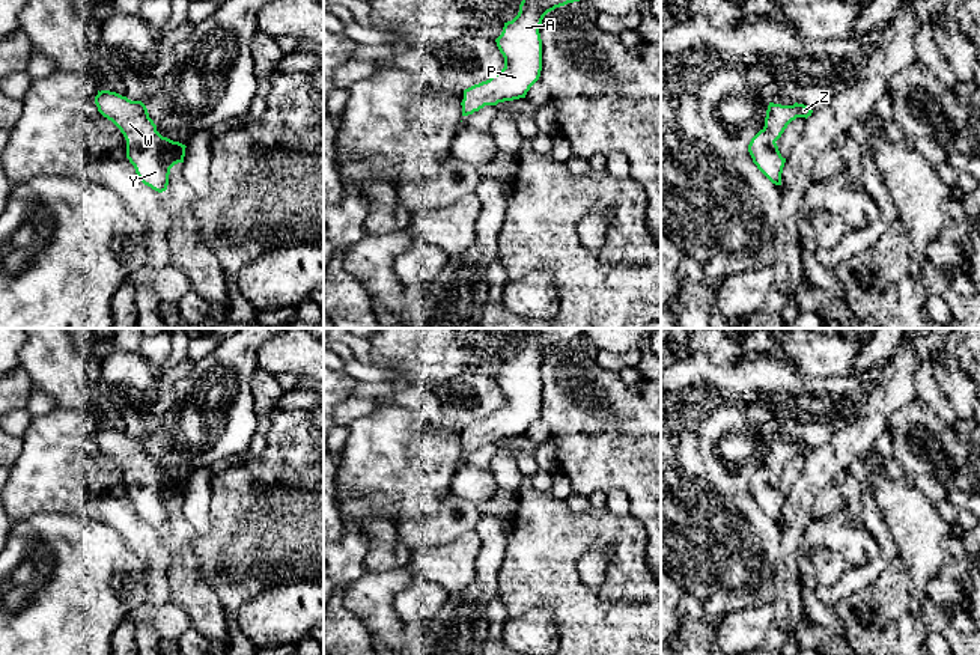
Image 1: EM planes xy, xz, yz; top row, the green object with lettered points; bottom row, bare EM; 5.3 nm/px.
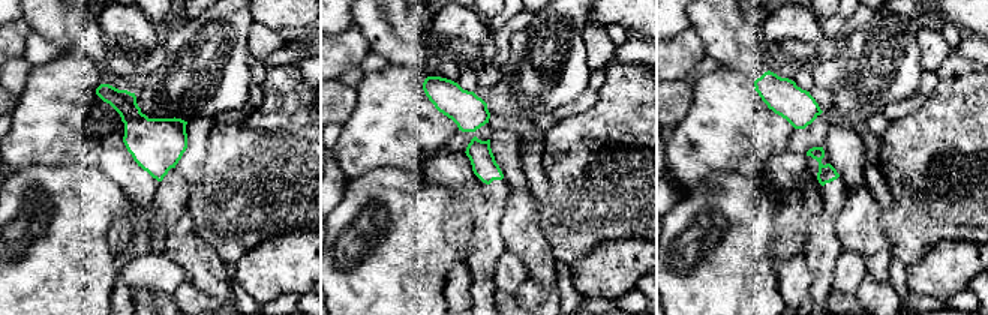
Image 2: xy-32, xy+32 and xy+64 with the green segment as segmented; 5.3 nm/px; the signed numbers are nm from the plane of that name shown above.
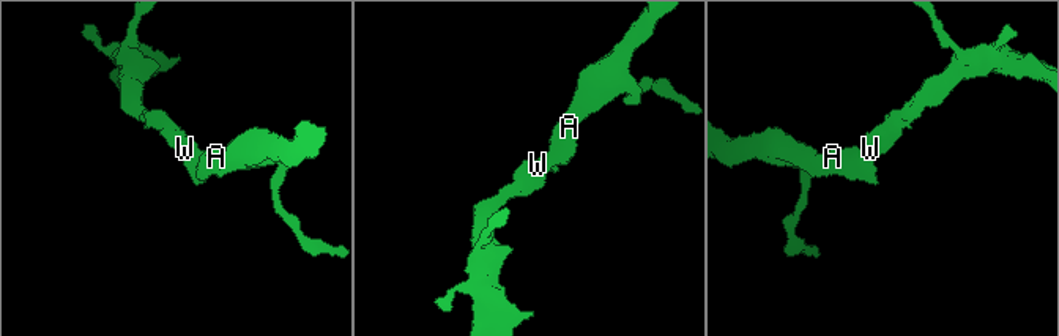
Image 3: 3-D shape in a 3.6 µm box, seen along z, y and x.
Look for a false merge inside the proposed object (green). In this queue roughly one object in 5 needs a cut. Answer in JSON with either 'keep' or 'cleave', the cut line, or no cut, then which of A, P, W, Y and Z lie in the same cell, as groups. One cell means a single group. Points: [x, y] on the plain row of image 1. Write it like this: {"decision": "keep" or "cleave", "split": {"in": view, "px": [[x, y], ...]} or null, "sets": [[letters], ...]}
{"decision": "keep", "split": null, "sets": [["A", "P", "W", "Y", "Z"]]}

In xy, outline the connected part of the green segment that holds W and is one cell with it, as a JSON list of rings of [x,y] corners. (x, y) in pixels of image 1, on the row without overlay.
[[[98,428],[98,449],[111,458],[126,477],[126,495],[138,516],[163,530],[169,522],[170,506],[184,500],[185,482],[163,474],[142,438],[131,438],[110,428]]]

